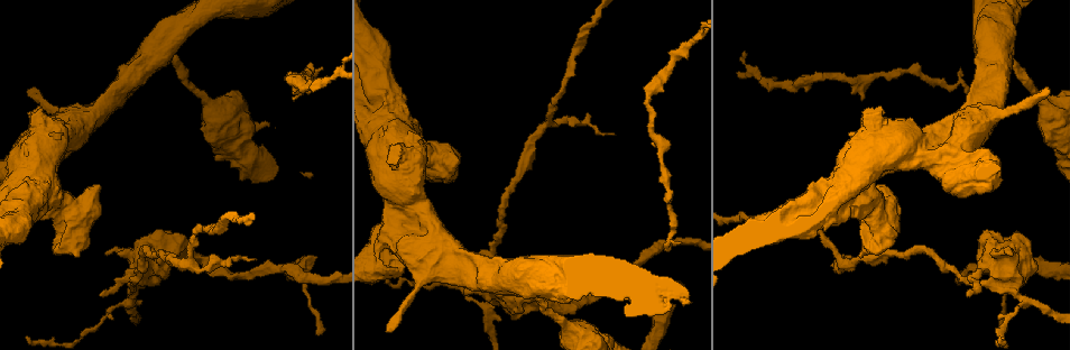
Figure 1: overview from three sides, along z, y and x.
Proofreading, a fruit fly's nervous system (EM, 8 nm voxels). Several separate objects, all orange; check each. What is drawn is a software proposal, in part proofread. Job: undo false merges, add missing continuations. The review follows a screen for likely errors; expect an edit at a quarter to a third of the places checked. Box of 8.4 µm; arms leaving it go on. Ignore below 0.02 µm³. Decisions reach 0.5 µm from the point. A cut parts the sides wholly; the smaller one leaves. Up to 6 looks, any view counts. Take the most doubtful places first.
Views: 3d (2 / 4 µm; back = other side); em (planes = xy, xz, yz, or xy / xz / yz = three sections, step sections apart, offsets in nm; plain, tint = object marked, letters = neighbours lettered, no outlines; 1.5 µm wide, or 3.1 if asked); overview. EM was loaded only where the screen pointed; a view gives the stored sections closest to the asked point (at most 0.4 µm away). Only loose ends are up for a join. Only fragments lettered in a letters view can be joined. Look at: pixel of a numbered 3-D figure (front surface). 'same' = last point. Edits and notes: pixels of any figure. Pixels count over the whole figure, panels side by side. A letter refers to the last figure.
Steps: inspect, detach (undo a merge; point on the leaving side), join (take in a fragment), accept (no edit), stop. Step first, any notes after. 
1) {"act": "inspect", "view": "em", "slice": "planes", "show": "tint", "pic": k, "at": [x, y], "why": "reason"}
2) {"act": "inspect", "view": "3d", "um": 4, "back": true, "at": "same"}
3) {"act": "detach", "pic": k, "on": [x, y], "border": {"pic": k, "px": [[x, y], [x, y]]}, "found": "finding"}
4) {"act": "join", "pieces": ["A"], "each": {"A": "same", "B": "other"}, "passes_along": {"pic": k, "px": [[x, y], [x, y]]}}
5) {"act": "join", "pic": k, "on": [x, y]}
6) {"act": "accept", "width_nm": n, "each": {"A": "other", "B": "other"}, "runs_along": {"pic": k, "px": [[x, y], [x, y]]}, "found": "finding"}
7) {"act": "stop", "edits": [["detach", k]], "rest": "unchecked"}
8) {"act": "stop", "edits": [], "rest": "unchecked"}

{"act": "inspect", "view": "em", "slice": "xz", "step": 8, "show": "letters", "pic": 1, "at": [185, 238], "why": "an open end"}

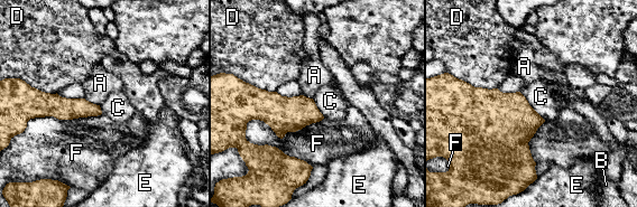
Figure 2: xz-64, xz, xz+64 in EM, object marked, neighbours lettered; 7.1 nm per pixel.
{"act": "accept", "each": {"A": "other", "B": "other", "C": "other", "D": "other", "E": "other", "F": "other"}, "border": {"pic": 2, "px": [[323, 118], [245, 138]]}, "found": "none of them fits"}

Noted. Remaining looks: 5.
{"act": "inspect", "view": "em", "slice": "planes", "show": "tint", "pic": 1, "at": [386, 332], "why": "free end"}

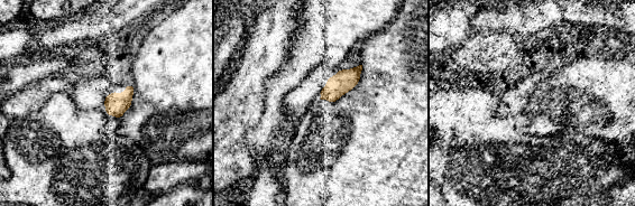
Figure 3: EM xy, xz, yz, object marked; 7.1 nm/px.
{"act": "inspect", "view": "em", "slice": "planes", "show": "letters", "at": "same"}

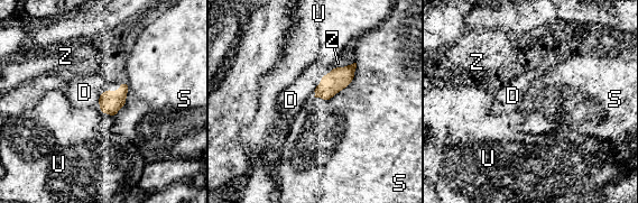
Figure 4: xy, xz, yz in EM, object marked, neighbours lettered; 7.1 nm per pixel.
{"act": "join", "pieces": ["D"], "each": {"D": "same", "S": "other", "U": "other", "Z": "other"}, "found": "it goes on there"}

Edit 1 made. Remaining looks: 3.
{"act": "stop", "edits": [["join", 4]], "rest": "unchecked"}

